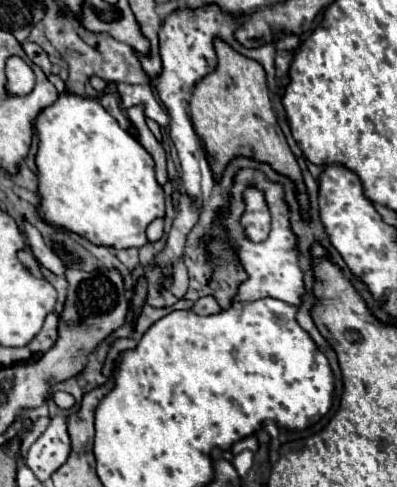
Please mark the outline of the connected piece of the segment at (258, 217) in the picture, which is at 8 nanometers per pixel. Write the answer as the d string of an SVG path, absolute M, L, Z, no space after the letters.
M247 186L243 192L245 212L241 214L241 226L245 236L251 242L261 242L269 236L269 206L265 202L265 194L257 186Z

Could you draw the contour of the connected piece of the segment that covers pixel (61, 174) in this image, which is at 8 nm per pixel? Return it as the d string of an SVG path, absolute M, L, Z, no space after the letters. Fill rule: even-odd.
M61 94L55 104L37 116L35 130L39 134L39 152L35 162L39 174L41 212L45 220L53 226L87 236L93 244L115 248L145 246L145 228L155 218L165 216L165 192L155 178L151 154L129 132L125 132L97 100L81 98L77 94Z

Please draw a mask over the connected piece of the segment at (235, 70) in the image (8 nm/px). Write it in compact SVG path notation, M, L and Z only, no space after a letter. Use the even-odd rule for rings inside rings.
M215 40L215 52L219 64L215 72L207 74L193 90L189 112L195 134L201 138L203 148L207 150L209 164L217 176L225 170L227 162L233 156L249 156L261 162L269 162L277 172L293 178L299 184L299 204L303 210L309 206L309 198L301 184L301 170L297 160L277 126L275 112L269 102L269 90L265 84L265 70L259 62L237 54L231 46Z

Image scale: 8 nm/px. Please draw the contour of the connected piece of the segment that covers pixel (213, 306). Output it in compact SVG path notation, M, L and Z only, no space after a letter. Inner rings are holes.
M203 296L193 304L193 312L201 314L201 316L215 314L215 312L219 312L219 304L217 304L217 300L213 296Z

